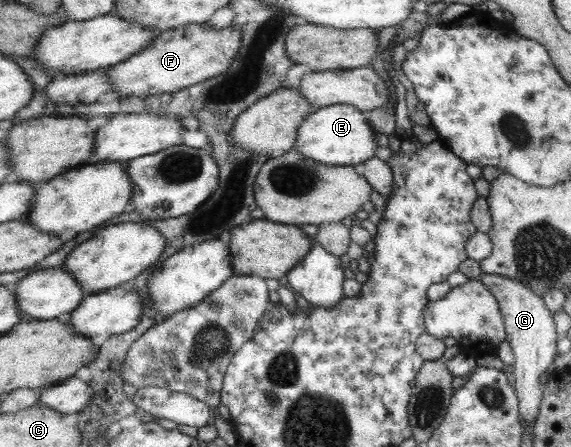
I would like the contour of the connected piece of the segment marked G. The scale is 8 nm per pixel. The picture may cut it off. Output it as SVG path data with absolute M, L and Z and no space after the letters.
M481 274L478 278L483 285L487 286L489 293L495 297L498 308L504 323L505 338L512 348L513 363L512 375L515 383L515 393L519 397L519 417L523 419L523 427L531 430L533 421L538 415L539 403L542 400L542 386L539 384L539 375L543 373L543 369L547 369L553 363L555 357L555 327L553 327L553 319L551 319L551 311L547 309L542 297L535 294L525 283L515 281L509 277L501 275Z

